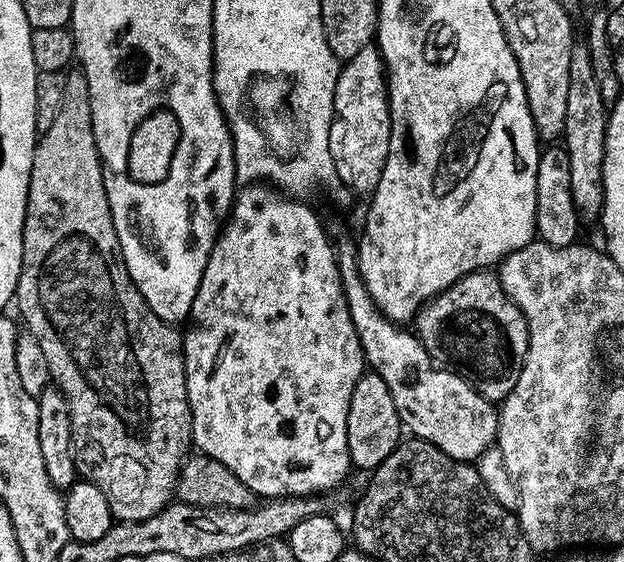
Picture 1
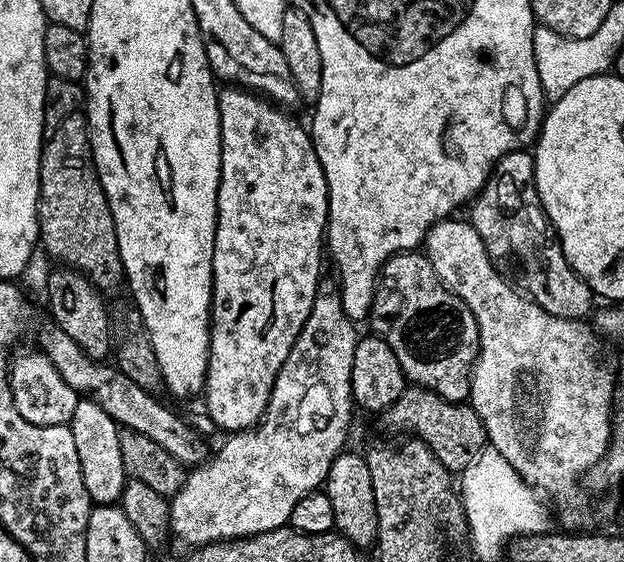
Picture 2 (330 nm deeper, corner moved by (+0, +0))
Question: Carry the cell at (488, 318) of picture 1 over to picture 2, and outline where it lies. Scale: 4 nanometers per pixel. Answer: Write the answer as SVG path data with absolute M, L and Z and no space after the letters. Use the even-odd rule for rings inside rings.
M423 251L397 252L385 262L376 282L371 324L371 331L394 350L405 381L418 388L428 388L447 400L469 399L472 367L480 353L478 322L474 322L470 306L434 274Z

